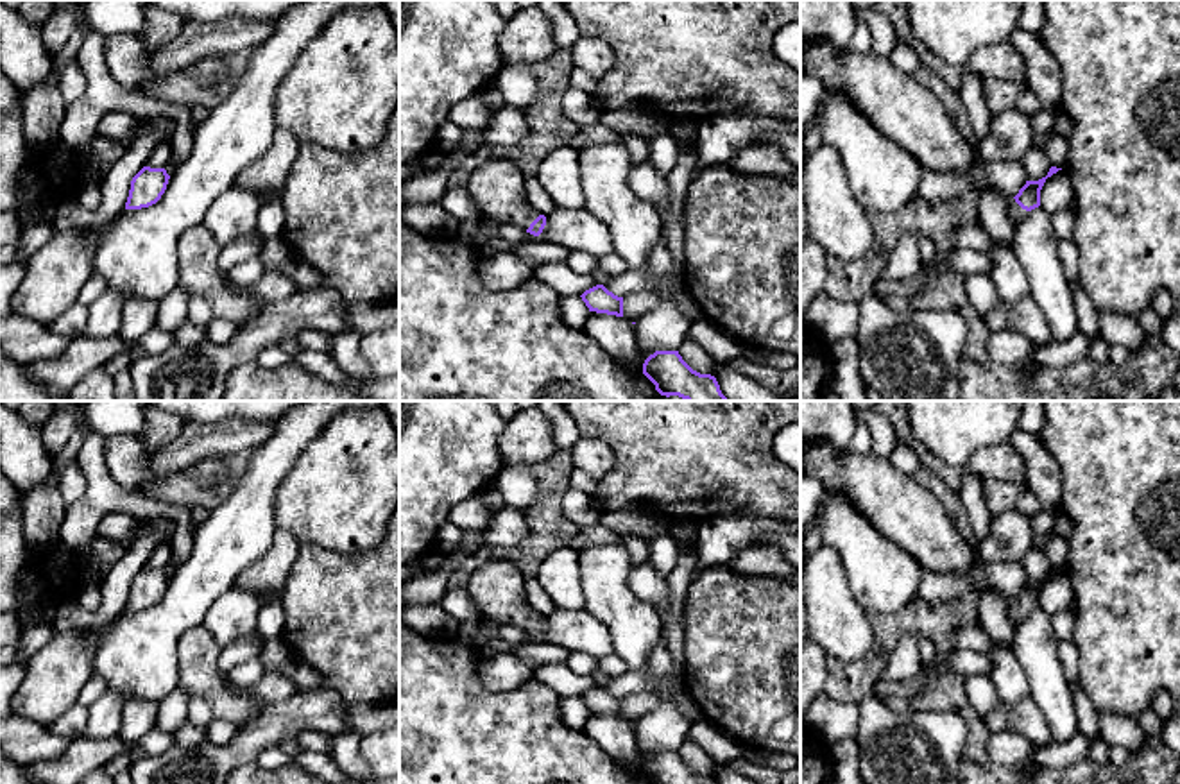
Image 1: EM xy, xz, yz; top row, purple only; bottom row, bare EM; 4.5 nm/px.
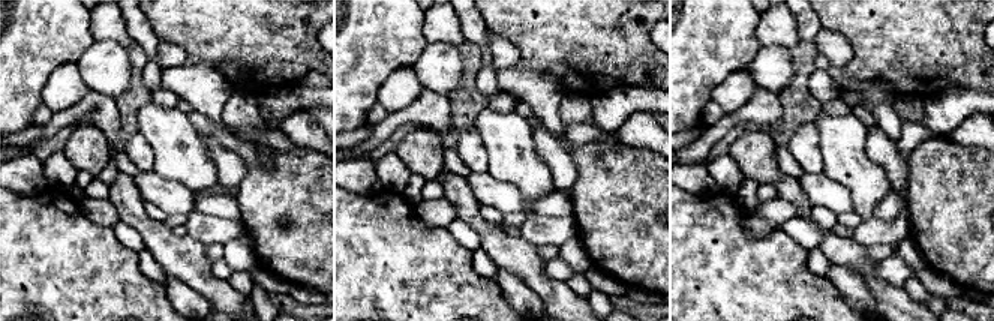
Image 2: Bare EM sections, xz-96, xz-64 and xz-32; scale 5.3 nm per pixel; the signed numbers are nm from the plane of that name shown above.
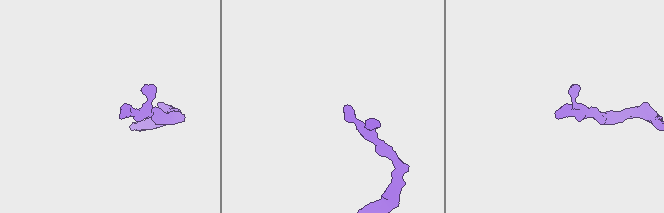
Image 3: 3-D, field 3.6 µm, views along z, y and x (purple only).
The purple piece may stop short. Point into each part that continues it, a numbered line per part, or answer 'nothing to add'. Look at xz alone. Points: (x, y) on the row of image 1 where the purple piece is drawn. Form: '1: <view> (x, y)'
1: xz (498, 188)

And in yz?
1: yz (1016, 212)

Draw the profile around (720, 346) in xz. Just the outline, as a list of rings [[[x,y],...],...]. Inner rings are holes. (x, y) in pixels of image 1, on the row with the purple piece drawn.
[[[707,320],[691,322],[689,335],[714,363],[729,363],[743,356],[745,344]]]

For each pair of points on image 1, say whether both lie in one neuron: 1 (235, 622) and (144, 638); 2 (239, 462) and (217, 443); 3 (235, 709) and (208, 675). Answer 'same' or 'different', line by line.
1: different
2: different
3: same

